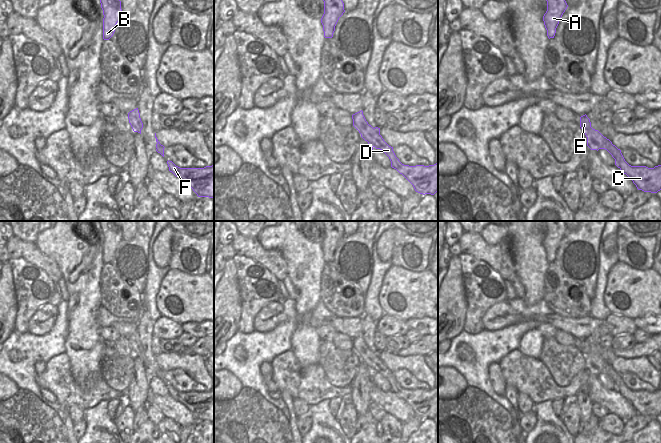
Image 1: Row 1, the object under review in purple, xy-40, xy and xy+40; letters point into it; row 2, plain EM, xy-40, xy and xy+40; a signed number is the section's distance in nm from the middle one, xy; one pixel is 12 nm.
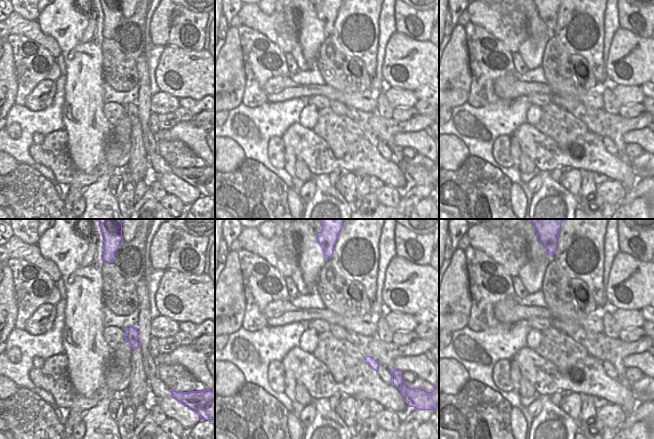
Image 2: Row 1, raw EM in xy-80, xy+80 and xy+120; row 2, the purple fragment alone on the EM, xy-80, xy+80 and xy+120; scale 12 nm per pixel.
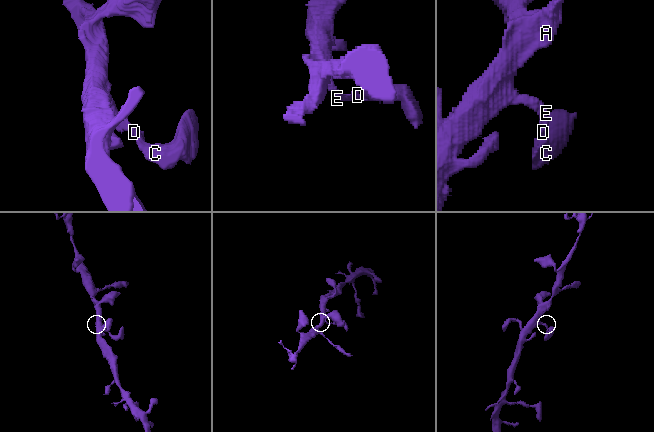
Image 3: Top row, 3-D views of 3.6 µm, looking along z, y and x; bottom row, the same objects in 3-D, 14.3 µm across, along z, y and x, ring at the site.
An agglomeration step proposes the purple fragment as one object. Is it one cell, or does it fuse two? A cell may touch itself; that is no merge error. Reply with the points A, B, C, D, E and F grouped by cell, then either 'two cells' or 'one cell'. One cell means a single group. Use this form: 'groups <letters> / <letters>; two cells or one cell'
groups A B C D E F; one cell

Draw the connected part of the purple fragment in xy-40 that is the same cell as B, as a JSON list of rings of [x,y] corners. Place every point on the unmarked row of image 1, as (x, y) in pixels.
[[[99,221],[103,234],[103,263],[109,264],[114,256],[117,246],[123,239],[120,221]]]

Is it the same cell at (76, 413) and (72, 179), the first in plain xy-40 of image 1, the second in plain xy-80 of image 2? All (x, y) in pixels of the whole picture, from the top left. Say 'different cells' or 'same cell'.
different cells

